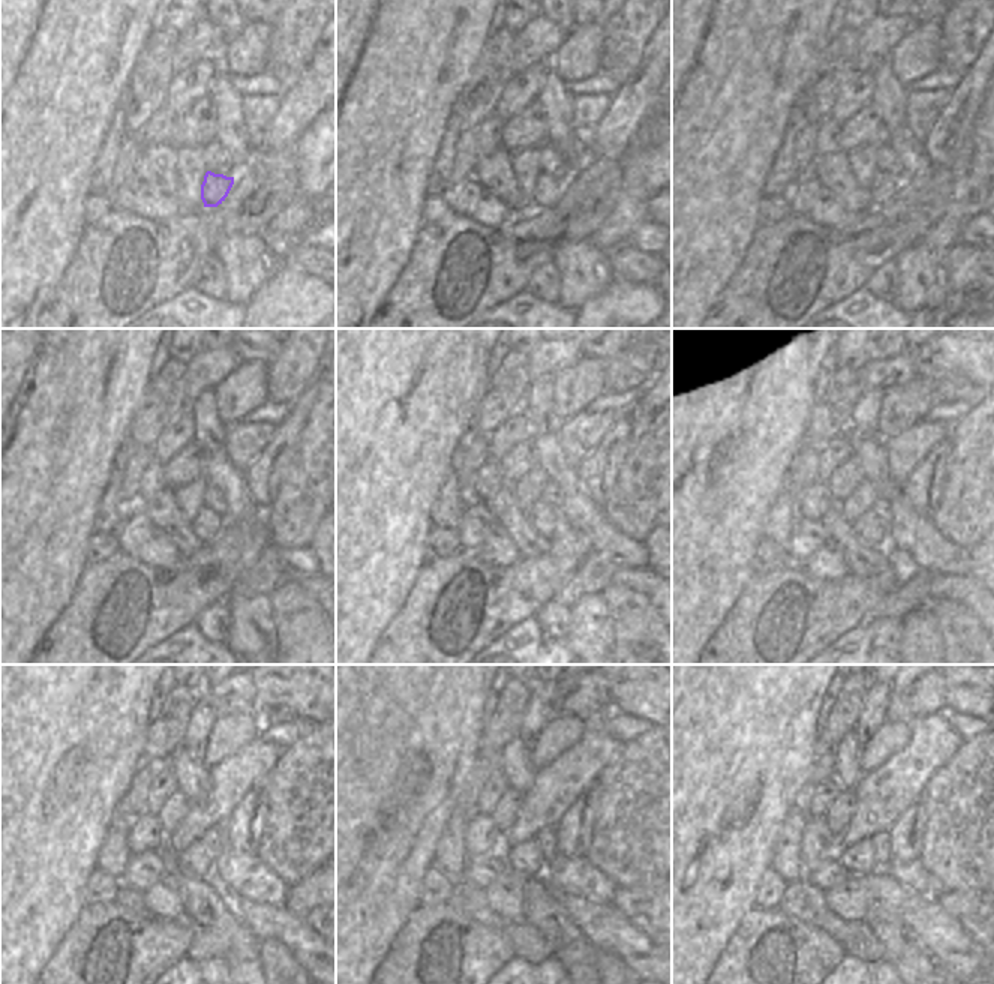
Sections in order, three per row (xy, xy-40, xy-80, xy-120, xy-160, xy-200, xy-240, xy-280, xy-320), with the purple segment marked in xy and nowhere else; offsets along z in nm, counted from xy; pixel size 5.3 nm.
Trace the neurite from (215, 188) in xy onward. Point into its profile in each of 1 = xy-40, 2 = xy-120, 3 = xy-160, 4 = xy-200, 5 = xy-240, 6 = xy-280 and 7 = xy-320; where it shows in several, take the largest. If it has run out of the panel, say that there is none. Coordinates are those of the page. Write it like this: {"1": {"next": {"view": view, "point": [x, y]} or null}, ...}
{"1": {"next": {"view": "xy-40", "point": [549, 189]}}, "2": {"next": {"view": "xy-120", "point": [207, 525]}}, "3": {"next": {"view": "xy-160", "point": [544, 518]}}, "4": {"next": {"view": "xy-200", "point": [868, 528]}}, "5": {"next": {"view": "xy-240", "point": [194, 861]}}, "6": {"next": {"view": "xy-280", "point": [525, 858]}}, "7": {"next": {"view": "xy-320", "point": [859, 857]}}}

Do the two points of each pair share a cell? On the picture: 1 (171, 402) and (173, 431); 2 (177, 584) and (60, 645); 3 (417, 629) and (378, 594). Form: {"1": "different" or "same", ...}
{"1": "different", "2": "same", "3": "different"}

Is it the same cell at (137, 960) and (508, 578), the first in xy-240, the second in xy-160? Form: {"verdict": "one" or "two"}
{"verdict": "one"}

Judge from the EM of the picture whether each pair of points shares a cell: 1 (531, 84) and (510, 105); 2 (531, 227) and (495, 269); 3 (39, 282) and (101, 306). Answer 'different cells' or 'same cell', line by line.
1: same cell
2: same cell
3: different cells

